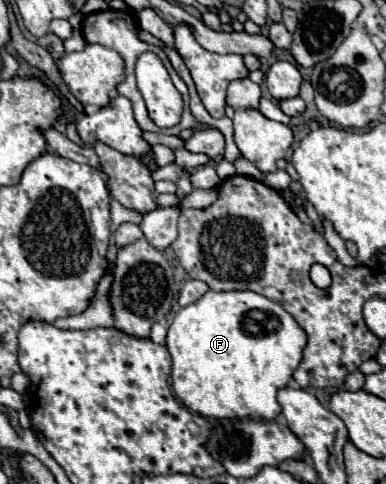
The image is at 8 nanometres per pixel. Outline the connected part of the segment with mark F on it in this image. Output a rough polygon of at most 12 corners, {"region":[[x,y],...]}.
{"region":[[205,292],[167,332],[205,418],[275,420],[305,330],[251,292]]}

